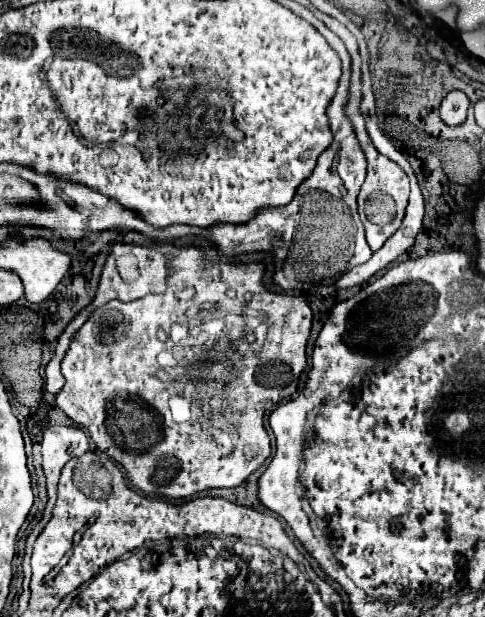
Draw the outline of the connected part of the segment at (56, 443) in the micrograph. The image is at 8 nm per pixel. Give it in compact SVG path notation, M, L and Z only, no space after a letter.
M48 426L44 430L42 440L42 458L44 458L44 474L46 474L46 488L48 488L48 504L44 510L42 522L38 526L44 528L46 520L52 514L56 502L56 484L64 464L70 458L82 456L88 452L88 436L76 426Z

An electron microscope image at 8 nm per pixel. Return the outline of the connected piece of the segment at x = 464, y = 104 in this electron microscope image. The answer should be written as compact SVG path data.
M460 90L448 92L446 98L440 104L440 118L448 126L460 126L466 120L466 110L468 110L468 96Z

